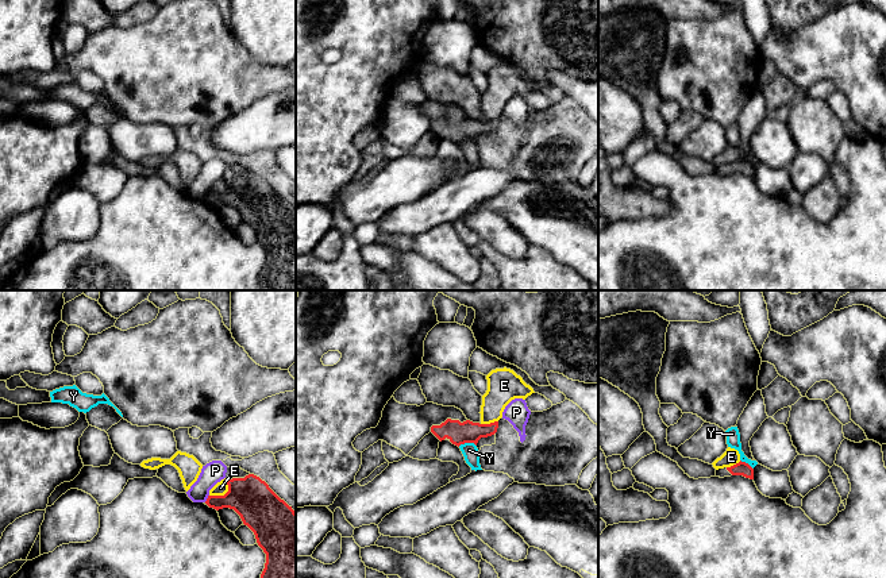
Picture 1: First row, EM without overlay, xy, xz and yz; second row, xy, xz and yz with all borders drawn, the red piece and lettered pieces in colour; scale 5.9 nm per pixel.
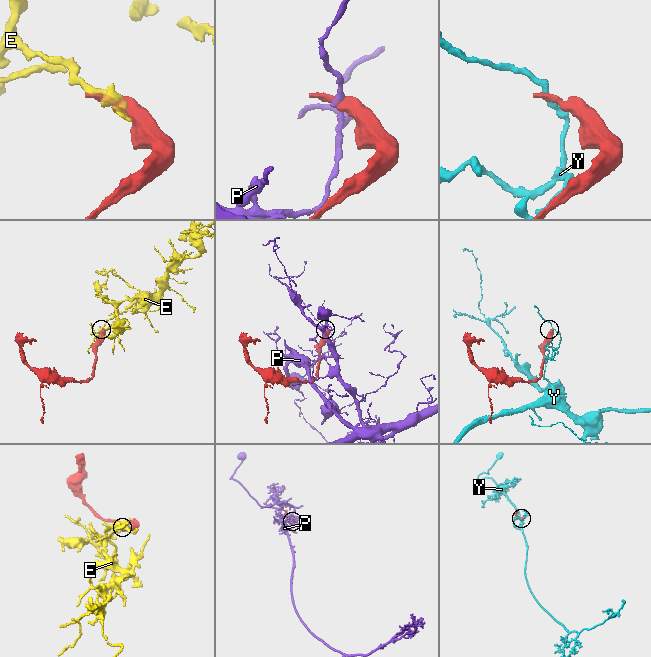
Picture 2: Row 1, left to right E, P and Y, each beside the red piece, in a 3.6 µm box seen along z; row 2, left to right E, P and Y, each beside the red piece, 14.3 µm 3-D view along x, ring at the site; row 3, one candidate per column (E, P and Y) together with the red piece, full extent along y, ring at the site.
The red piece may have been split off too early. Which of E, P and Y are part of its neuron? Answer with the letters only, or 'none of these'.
none of these

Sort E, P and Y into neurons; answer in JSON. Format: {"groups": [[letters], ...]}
{"groups": [["E"], ["P"], ["Y"]]}

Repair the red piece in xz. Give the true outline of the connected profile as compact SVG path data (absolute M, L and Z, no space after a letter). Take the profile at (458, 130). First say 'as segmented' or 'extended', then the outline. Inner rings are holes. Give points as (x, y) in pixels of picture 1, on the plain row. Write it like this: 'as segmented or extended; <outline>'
extended; M392 93L382 108L378 123L358 132L353 143L357 149L363 150L378 138L384 138L408 153L429 130L440 139L450 138L459 144L465 140L477 143L481 135L494 132L497 126L498 119L473 120L455 104L434 100L420 104L407 103L397 100Z

